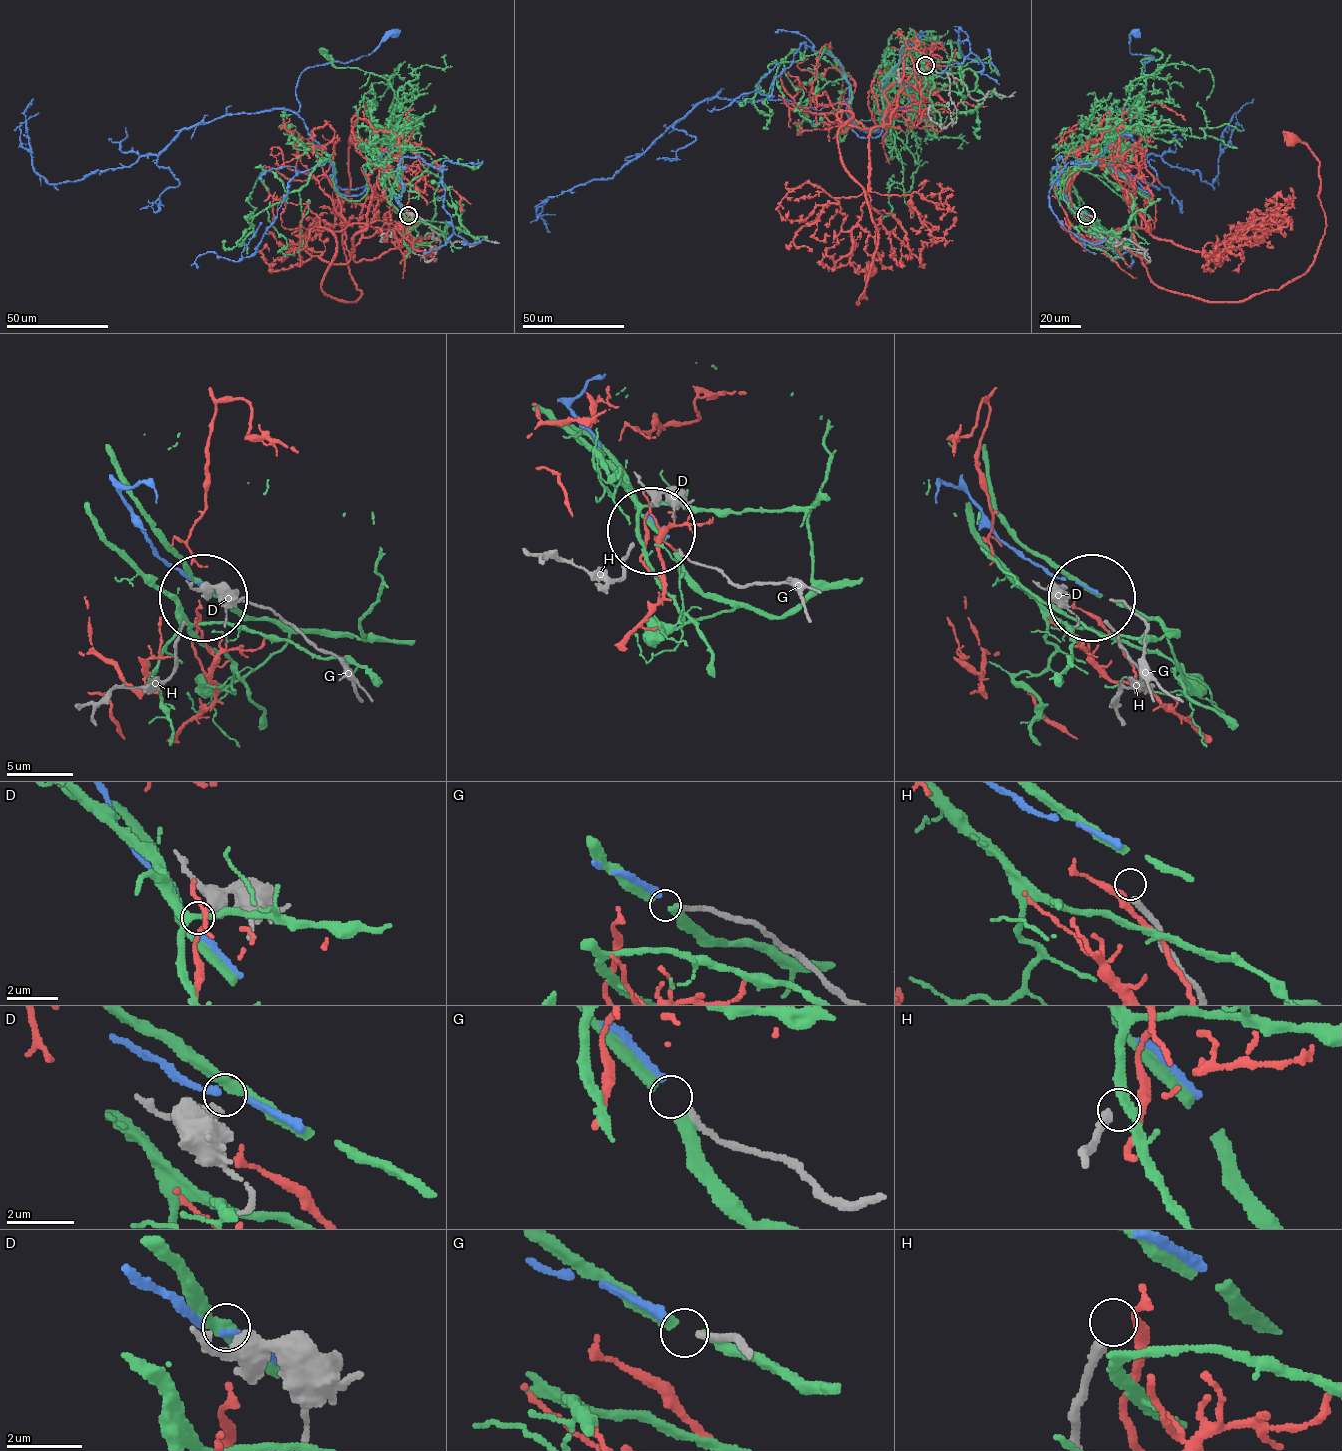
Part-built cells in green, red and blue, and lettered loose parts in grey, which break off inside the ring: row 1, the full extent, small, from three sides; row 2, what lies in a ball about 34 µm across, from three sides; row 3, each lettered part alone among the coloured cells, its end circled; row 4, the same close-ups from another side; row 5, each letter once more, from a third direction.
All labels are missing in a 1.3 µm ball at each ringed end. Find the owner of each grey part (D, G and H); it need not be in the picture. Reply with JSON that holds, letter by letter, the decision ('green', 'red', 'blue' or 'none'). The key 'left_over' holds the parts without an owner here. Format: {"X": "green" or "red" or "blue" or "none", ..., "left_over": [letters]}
{"D": "none", "G": "blue", "H": "none", "left_over": ["D", "H"]}

